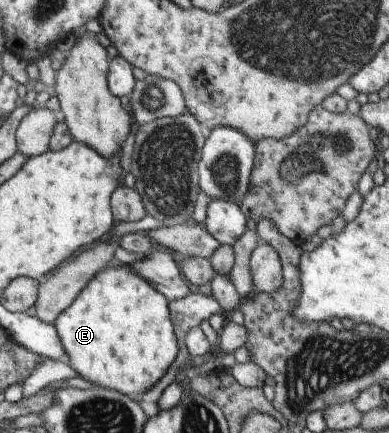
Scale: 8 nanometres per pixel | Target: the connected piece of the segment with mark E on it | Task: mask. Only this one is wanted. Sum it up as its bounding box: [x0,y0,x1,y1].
[55,263,181,399]

